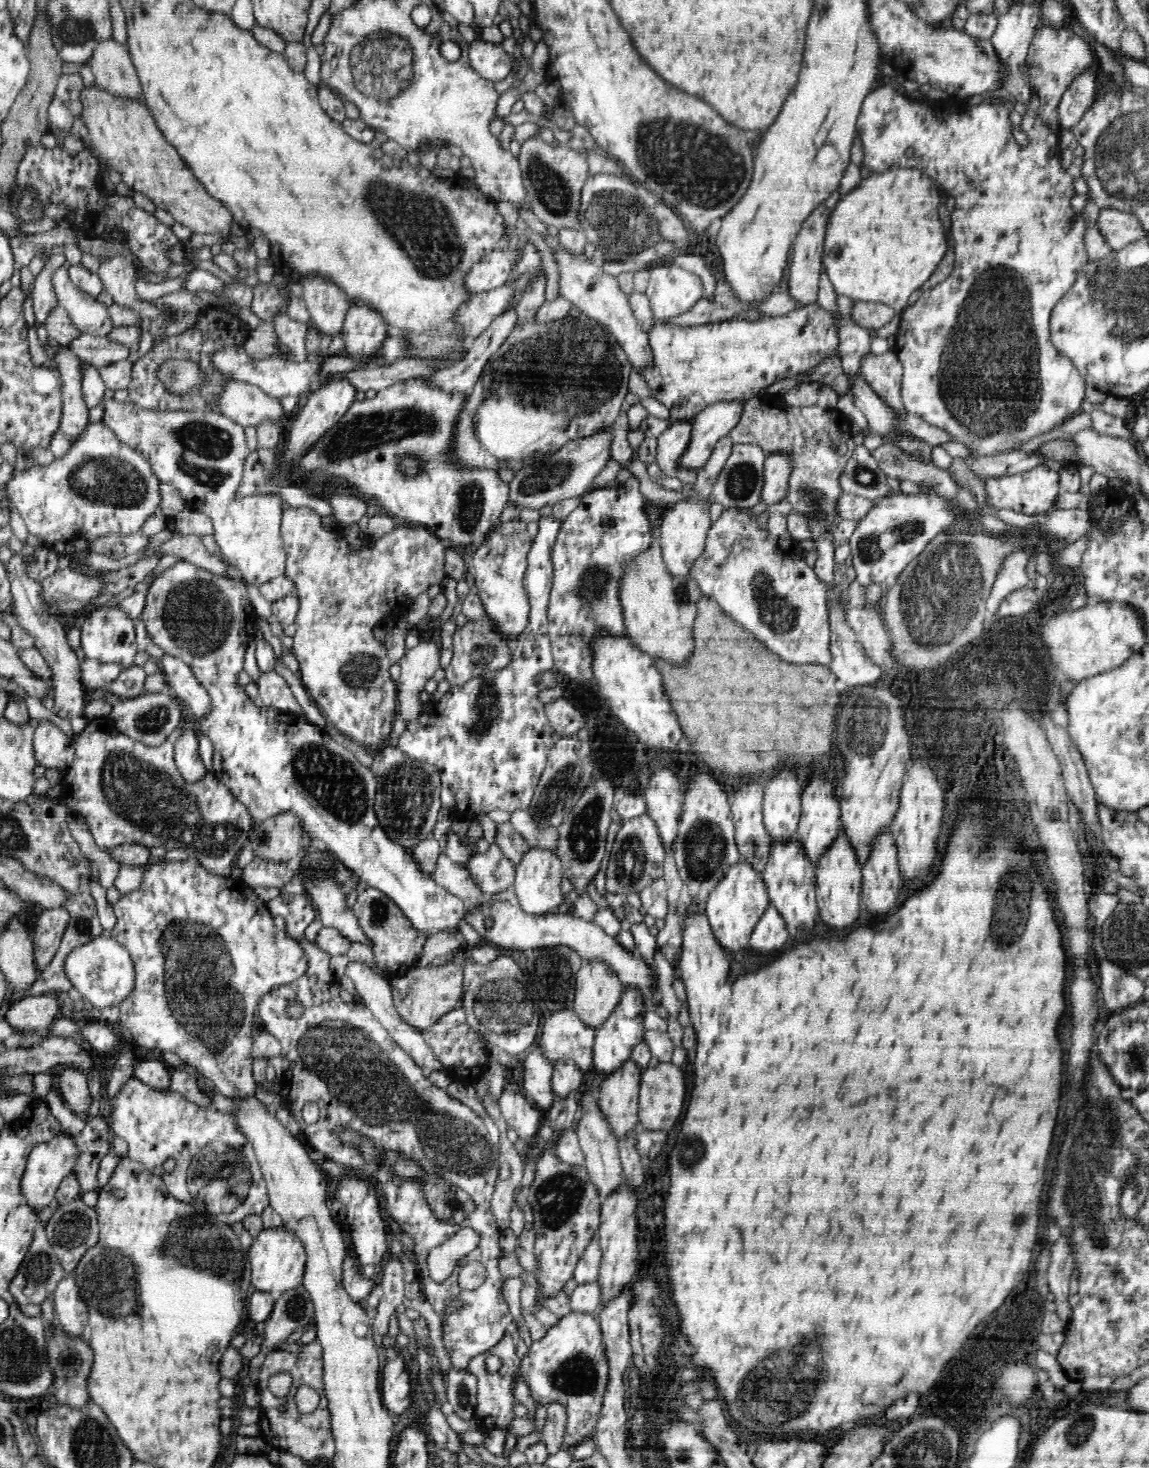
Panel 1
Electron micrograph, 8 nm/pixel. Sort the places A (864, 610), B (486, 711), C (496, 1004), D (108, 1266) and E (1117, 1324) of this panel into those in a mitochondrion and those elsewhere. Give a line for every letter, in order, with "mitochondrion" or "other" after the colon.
A: other
B: mitochondrion
C: mitochondrion
D: mitochondrion
E: other

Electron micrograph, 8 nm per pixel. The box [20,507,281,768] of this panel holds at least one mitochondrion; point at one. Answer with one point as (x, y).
(198, 615)

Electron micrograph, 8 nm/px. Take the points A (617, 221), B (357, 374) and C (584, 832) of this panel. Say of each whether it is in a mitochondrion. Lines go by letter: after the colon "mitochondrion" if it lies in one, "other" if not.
A: mitochondrion
B: other
C: mitochondrion

